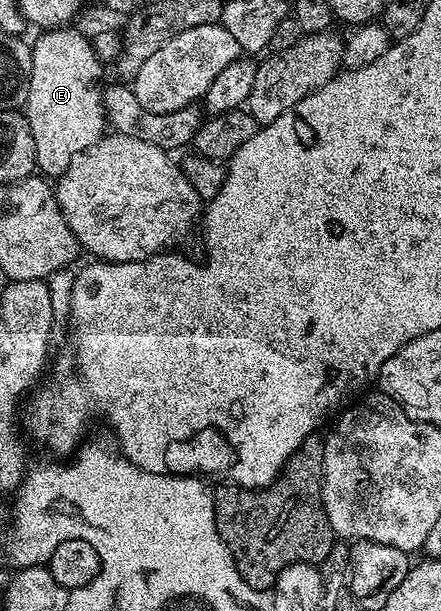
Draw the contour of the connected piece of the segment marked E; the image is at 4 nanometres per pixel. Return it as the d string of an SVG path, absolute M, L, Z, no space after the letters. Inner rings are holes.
M75 28L42 31L38 35L40 38L31 46L31 79L25 113L29 128L33 132L38 173L51 180L58 179L60 174L67 171L69 164L78 154L97 144L105 134L104 87L99 86L105 66L95 54L92 39L86 38L79 30L71 29Z

